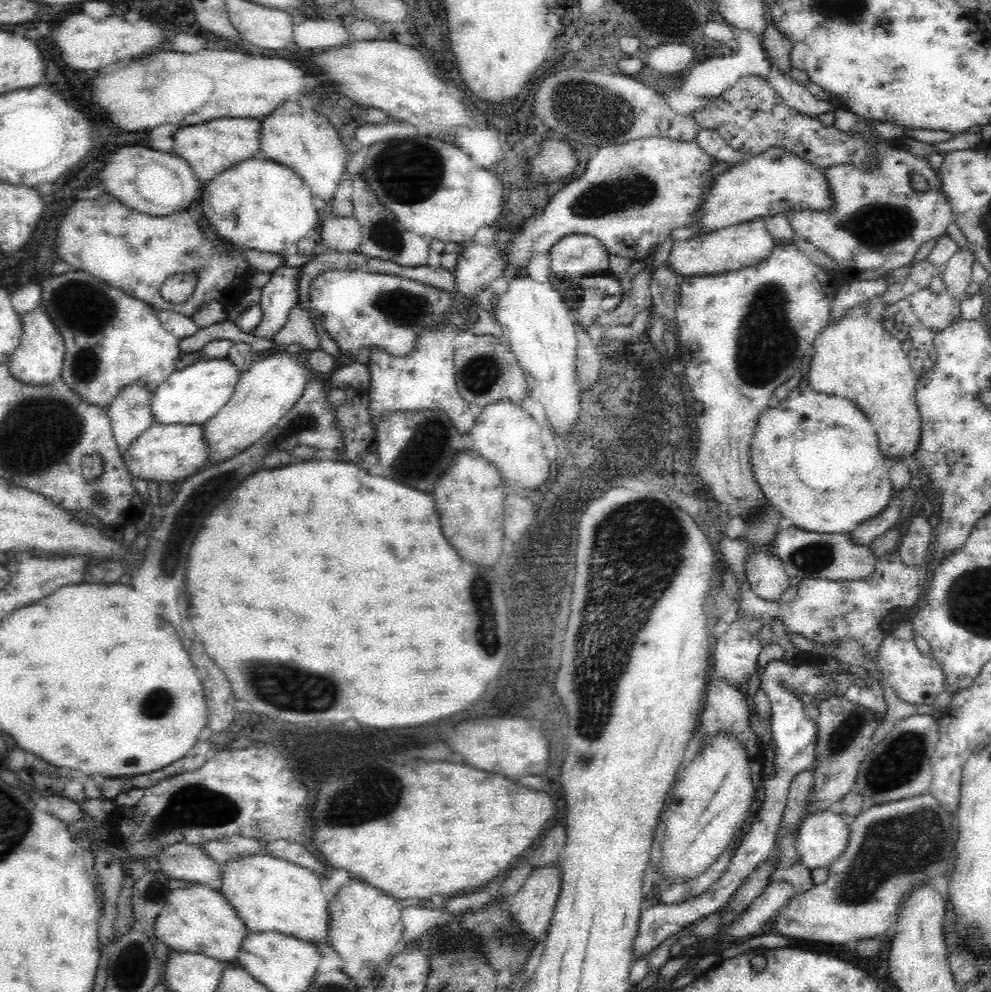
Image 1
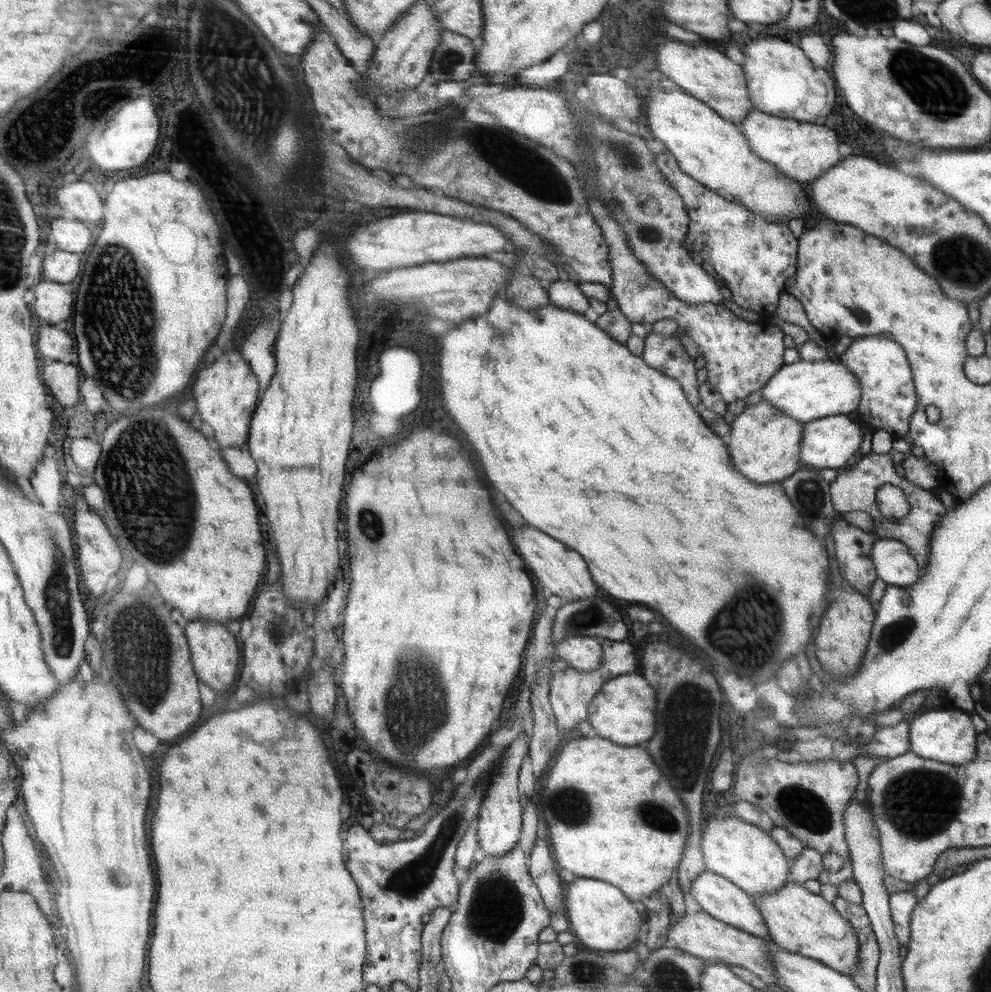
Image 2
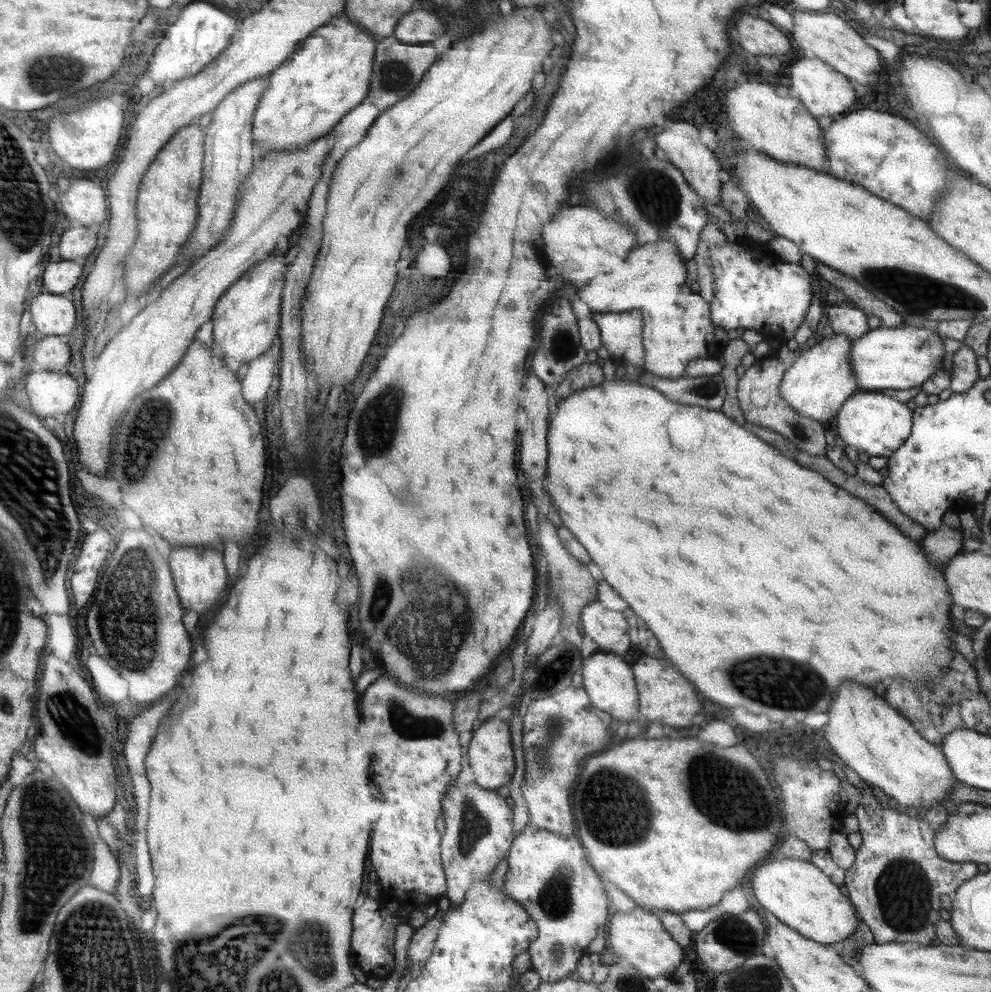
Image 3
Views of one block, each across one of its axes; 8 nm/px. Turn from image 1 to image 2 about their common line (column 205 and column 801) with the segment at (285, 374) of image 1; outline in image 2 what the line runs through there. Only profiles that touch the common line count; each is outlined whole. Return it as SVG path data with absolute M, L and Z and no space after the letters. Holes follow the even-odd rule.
M759 402L745 408L729 424L729 462L731 466L755 484L779 484L799 470L799 444L803 438L803 422L785 416L769 402Z

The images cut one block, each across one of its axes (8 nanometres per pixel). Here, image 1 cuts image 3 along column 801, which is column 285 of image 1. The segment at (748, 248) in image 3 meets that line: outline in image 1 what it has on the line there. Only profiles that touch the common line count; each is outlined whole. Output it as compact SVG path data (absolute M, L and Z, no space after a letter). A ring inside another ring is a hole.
M282 268L272 274L272 280L262 288L262 324L252 332L262 344L268 344L270 338L284 326L288 312L298 306L298 268Z

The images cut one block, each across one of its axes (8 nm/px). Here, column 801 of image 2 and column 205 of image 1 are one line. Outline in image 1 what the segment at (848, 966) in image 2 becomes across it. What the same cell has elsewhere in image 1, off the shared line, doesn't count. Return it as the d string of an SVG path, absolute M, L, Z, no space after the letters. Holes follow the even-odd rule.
M198 886L168 892L162 912L156 918L154 934L162 944L166 944L174 952L194 952L228 964L238 962L238 956L244 948L244 942L248 940L246 936L250 934L250 930L222 892Z

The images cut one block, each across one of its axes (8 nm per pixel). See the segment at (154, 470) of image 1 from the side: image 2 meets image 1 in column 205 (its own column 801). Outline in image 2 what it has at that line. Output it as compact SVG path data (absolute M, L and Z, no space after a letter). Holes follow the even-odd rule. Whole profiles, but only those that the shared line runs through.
M827 416L821 420L811 420L809 424L803 424L803 438L799 444L799 468L819 468L819 470L837 470L845 466L847 458L853 452L859 452L863 426L859 420L849 420L847 416Z

